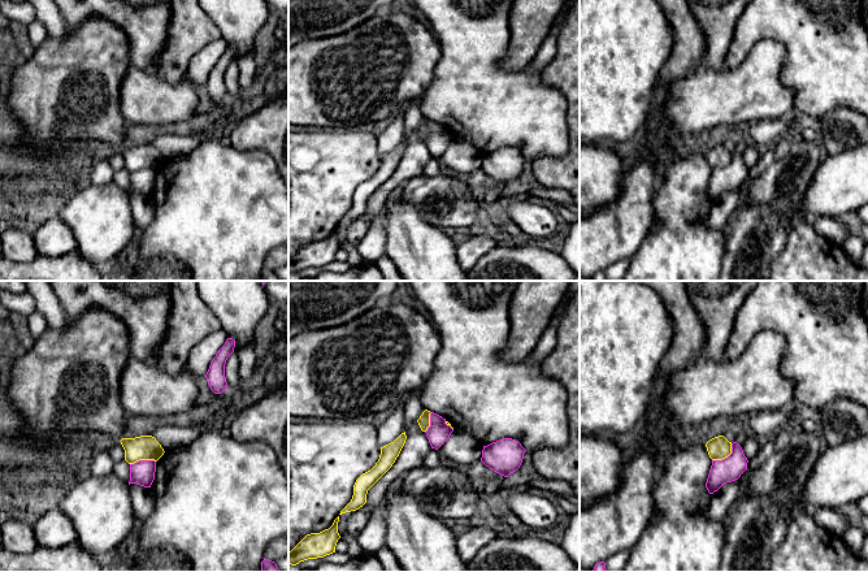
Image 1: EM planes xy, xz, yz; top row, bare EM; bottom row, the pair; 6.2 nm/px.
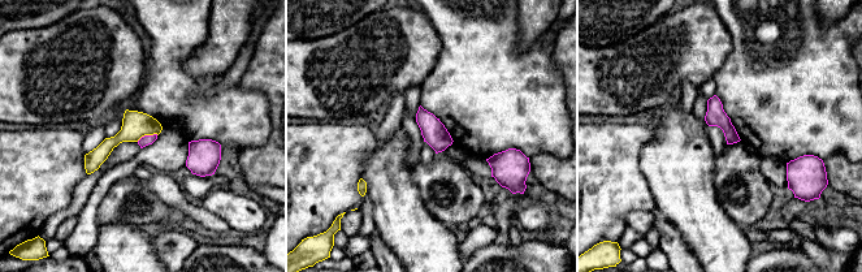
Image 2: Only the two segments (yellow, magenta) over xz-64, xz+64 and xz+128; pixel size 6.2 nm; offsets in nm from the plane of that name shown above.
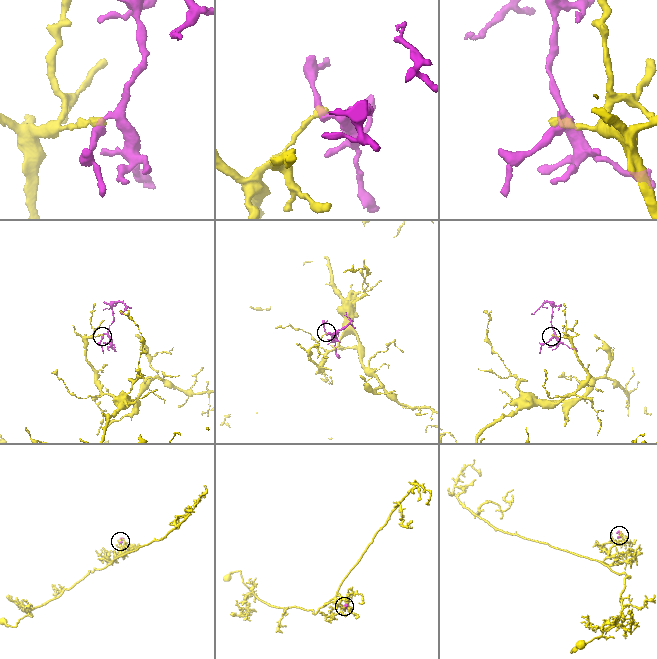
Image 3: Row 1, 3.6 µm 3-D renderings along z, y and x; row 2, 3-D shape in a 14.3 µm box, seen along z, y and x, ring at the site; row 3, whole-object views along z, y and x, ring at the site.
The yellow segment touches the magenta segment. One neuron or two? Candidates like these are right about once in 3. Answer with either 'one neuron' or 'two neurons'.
two neurons

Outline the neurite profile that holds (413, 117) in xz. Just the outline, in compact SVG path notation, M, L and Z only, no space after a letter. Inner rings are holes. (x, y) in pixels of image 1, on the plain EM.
M420 100L409 101L404 109L404 139L418 129L424 120Z

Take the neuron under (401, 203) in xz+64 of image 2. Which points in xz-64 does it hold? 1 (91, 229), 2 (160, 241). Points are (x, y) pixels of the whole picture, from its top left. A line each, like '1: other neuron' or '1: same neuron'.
1: other neuron
2: other neuron

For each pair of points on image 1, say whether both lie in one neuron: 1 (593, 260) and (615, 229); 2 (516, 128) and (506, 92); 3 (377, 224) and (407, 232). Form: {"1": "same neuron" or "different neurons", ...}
{"1": "same neuron", "2": "same neuron", "3": "different neurons"}

